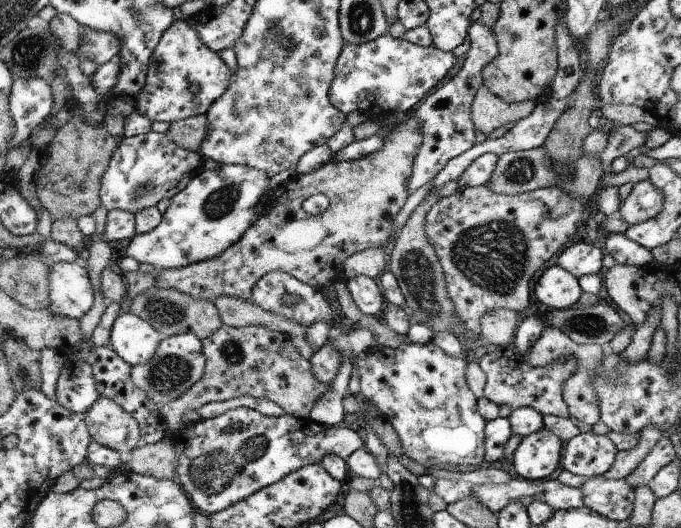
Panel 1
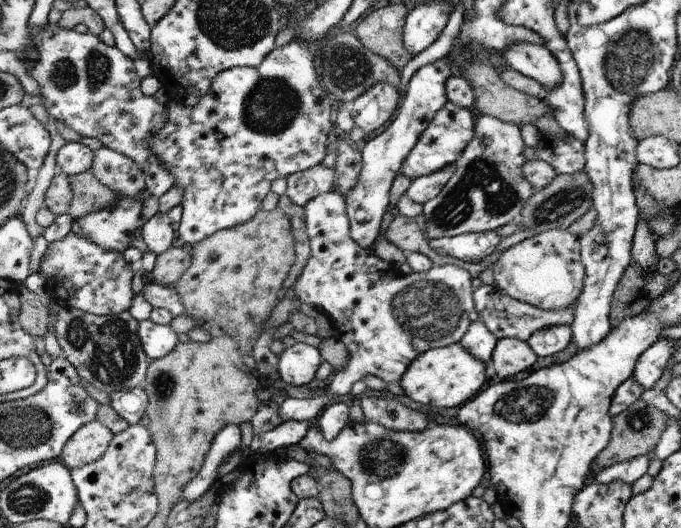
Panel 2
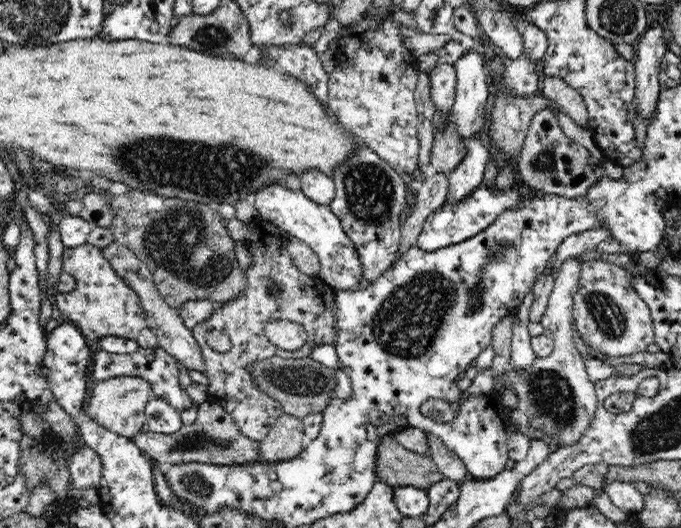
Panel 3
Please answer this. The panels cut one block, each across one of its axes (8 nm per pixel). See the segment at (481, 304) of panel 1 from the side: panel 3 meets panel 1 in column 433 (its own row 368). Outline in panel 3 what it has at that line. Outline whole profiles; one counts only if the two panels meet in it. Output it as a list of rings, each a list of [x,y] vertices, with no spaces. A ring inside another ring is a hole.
[[[260,217],[248,222],[247,225],[249,236],[244,243],[250,251],[250,266],[244,269],[247,275],[246,291],[238,299],[220,303],[220,308],[216,308],[208,320],[196,324],[191,331],[206,361],[204,374],[208,377],[206,380],[208,396],[210,395],[212,402],[216,402],[232,415],[244,436],[261,441],[270,433],[277,418],[283,413],[283,408],[278,401],[270,398],[253,383],[252,376],[249,374],[249,364],[276,355],[308,357],[316,345],[335,344],[336,290],[327,286],[318,277],[310,277],[294,266],[287,251],[290,237],[287,232],[280,231],[278,227],[274,227],[274,224]],[[269,320],[298,323],[305,328],[307,334],[305,344],[296,352],[272,345],[263,331]],[[210,328],[228,336],[231,340],[231,349],[228,352],[216,352],[210,347],[206,341],[206,334]]]

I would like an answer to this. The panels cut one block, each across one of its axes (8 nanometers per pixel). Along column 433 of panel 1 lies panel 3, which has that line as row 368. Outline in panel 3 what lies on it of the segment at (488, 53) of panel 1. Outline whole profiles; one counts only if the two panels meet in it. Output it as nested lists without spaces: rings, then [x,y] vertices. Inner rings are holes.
[[[94,346],[91,367],[92,376],[97,382],[115,376],[138,376],[150,383],[153,396],[165,400],[172,408],[181,412],[197,406],[186,393],[186,389],[180,387],[178,376],[180,376],[181,364],[160,346],[150,348],[139,346],[138,350],[132,354],[112,354]]]

